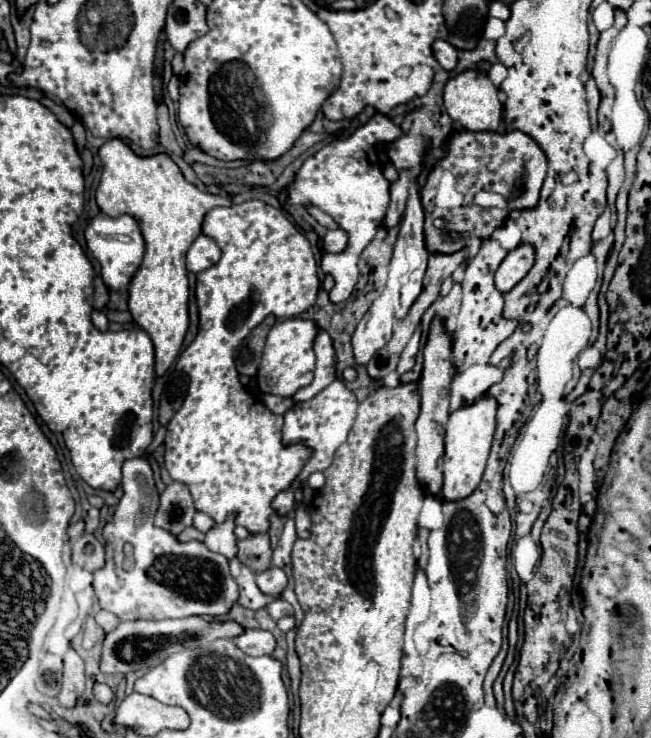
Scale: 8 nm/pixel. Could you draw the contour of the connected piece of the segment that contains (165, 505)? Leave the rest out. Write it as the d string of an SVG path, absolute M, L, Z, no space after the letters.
M172 482L160 494L160 504L154 516L154 524L178 536L184 528L192 526L194 514L196 514L196 508L192 504L190 490L180 482Z

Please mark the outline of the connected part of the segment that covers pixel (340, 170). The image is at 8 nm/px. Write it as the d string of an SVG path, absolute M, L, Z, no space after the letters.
M374 114L370 122L361 127L346 140L335 139L326 144L320 152L310 156L302 168L296 172L296 180L290 186L292 204L314 204L326 214L330 214L336 224L348 232L346 252L326 253L320 261L324 274L334 278L334 288L330 290L330 302L344 302L358 280L358 262L360 252L374 238L378 226L384 220L386 206L390 202L388 188L390 182L382 176L378 160L378 142L396 140L402 136L400 126L384 114Z

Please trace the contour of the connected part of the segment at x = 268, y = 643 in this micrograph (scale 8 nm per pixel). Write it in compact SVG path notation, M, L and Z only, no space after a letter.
M246 630L234 638L234 644L248 656L270 656L276 648L276 638L266 630Z

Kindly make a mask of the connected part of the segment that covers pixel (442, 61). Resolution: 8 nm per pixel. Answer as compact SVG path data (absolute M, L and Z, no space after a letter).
M438 40L438 42L434 42L432 50L434 50L434 58L438 60L438 64L440 64L444 70L451 71L452 68L456 68L458 50L456 50L452 44L448 44L446 40Z

